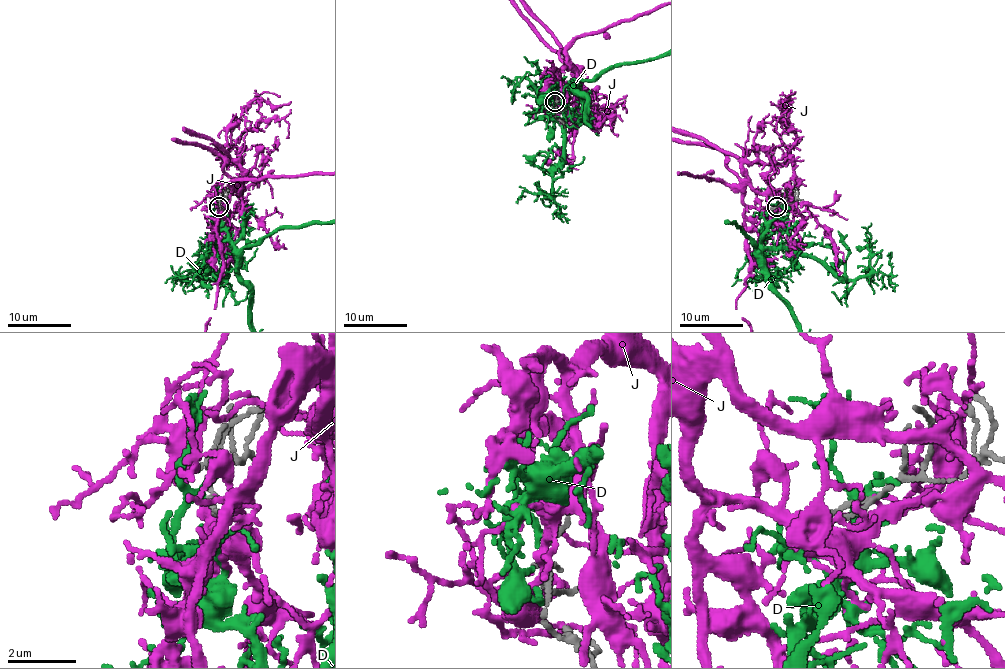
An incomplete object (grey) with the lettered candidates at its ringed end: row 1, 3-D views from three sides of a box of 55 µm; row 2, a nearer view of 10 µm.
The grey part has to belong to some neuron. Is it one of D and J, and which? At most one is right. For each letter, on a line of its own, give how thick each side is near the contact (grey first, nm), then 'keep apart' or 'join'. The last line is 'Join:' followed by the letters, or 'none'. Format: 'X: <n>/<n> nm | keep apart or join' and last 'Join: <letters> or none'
D: 110/200 nm | join
J: 110/260 nm | keep apart
Join: D

